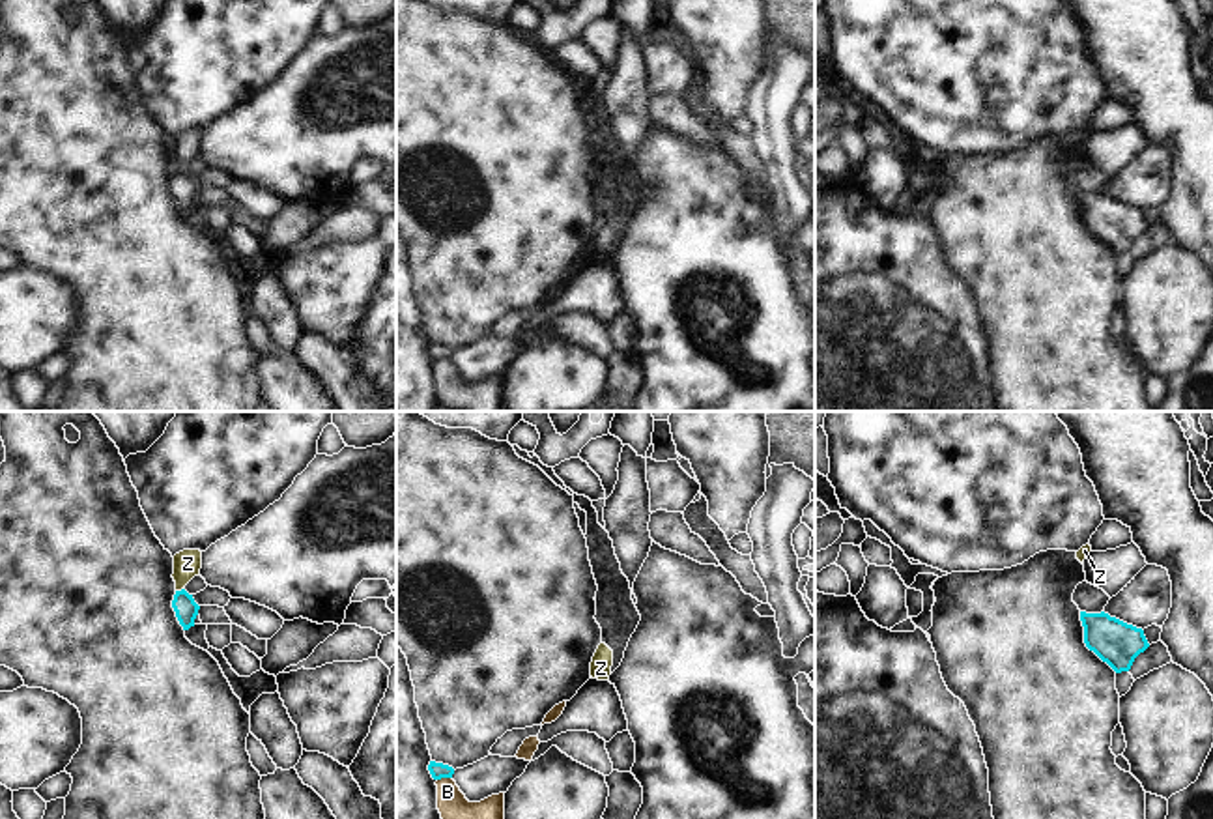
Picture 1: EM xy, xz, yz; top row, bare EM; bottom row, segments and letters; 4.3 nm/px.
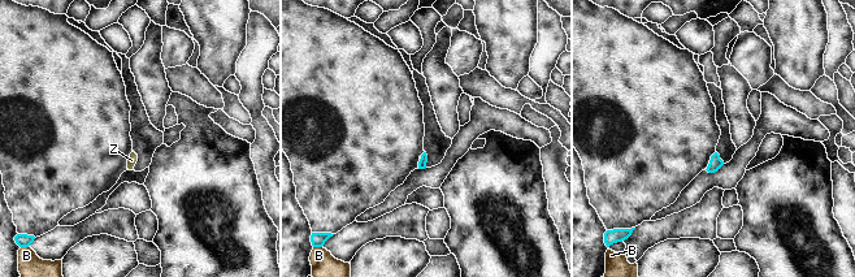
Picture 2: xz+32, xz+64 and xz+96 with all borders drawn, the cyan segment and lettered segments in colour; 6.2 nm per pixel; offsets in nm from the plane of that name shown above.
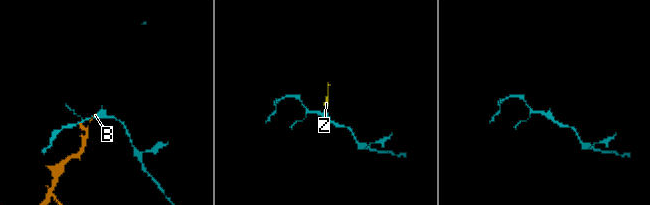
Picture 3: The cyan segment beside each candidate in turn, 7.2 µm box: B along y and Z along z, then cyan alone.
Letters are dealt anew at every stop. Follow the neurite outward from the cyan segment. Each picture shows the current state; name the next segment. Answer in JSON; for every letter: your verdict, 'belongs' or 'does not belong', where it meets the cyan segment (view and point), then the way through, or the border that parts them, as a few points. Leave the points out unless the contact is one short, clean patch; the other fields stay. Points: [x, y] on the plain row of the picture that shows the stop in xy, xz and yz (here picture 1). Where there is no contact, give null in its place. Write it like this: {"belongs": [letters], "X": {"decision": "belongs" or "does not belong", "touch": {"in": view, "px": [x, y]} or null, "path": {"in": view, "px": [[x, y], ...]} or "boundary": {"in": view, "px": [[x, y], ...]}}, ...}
{"belongs": ["Z"], "B": {"decision": "does not belong", "touch": {"in": "xz", "px": [443, 358]}, "boundary": {"in": "xz", "px": [[451, 358], [438, 361]]}}, "Z": {"decision": "belongs", "touch": {"in": "xy", "px": [182, 171]}, "path": {"in": "xy", "px": [[184, 186], [182, 171], [182, 156], [187, 144]]}}}

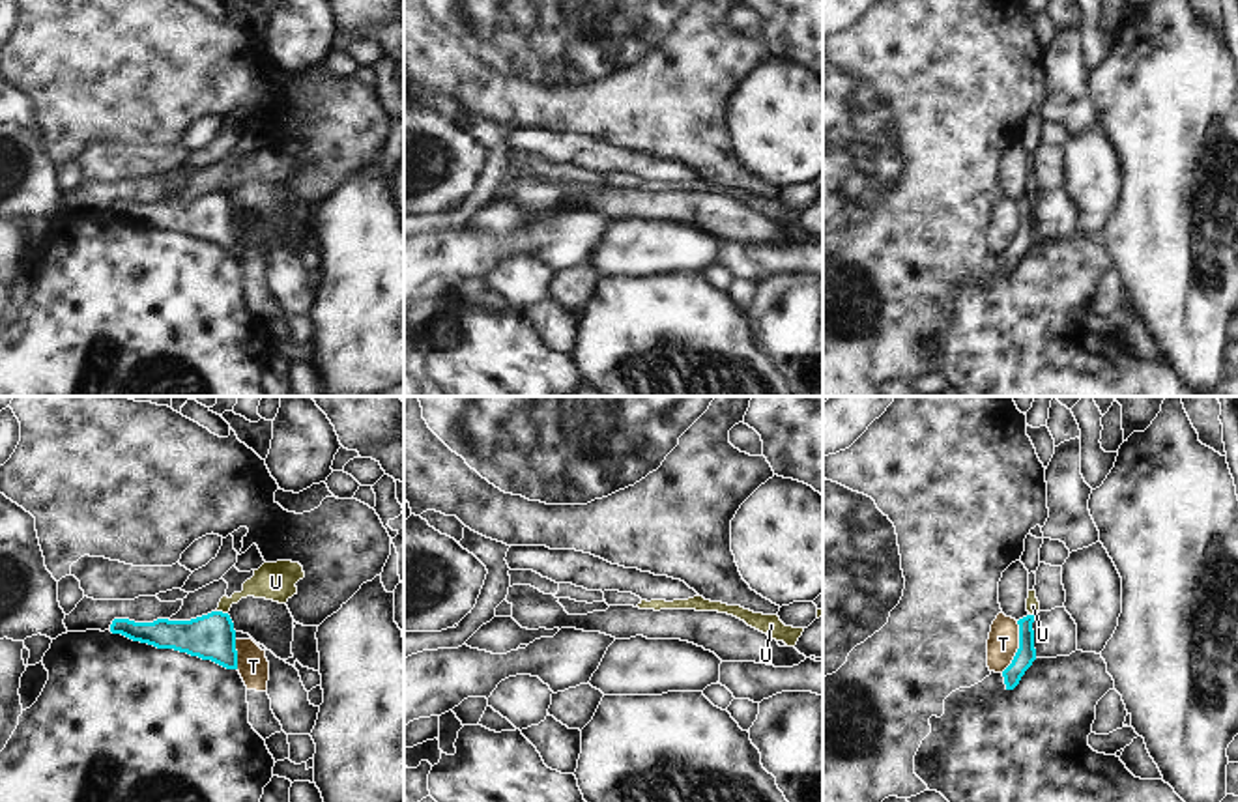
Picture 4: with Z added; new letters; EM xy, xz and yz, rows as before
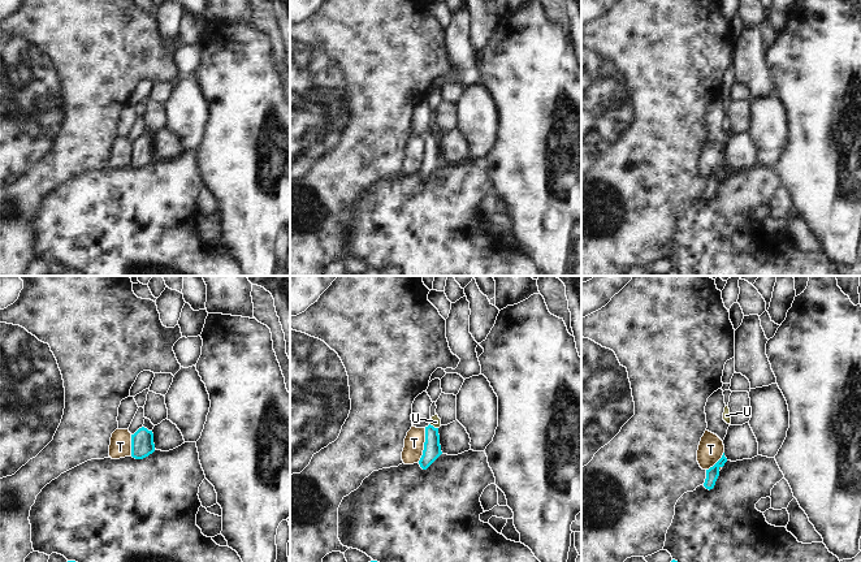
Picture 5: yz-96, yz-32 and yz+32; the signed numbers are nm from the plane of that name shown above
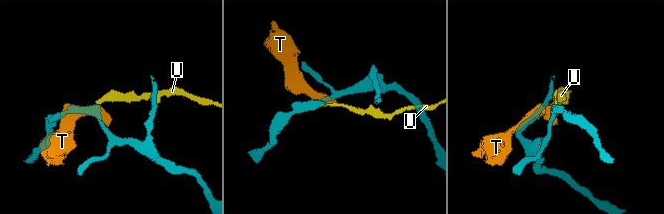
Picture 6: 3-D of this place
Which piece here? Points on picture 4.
{"belongs": [], "T": {"decision": "does not belong", "touch": {"in": "yz", "px": [1020, 229]}, "boundary": {"in": "yz", "px": [[1018, 202], [1018, 232], [1001, 253]]}}, "U": {"decision": "does not belong", "touch": {"in": "xy", "px": [221, 193]}, "boundary": {"in": "xy", "px": [[217, 191], [227, 195]]}}}

